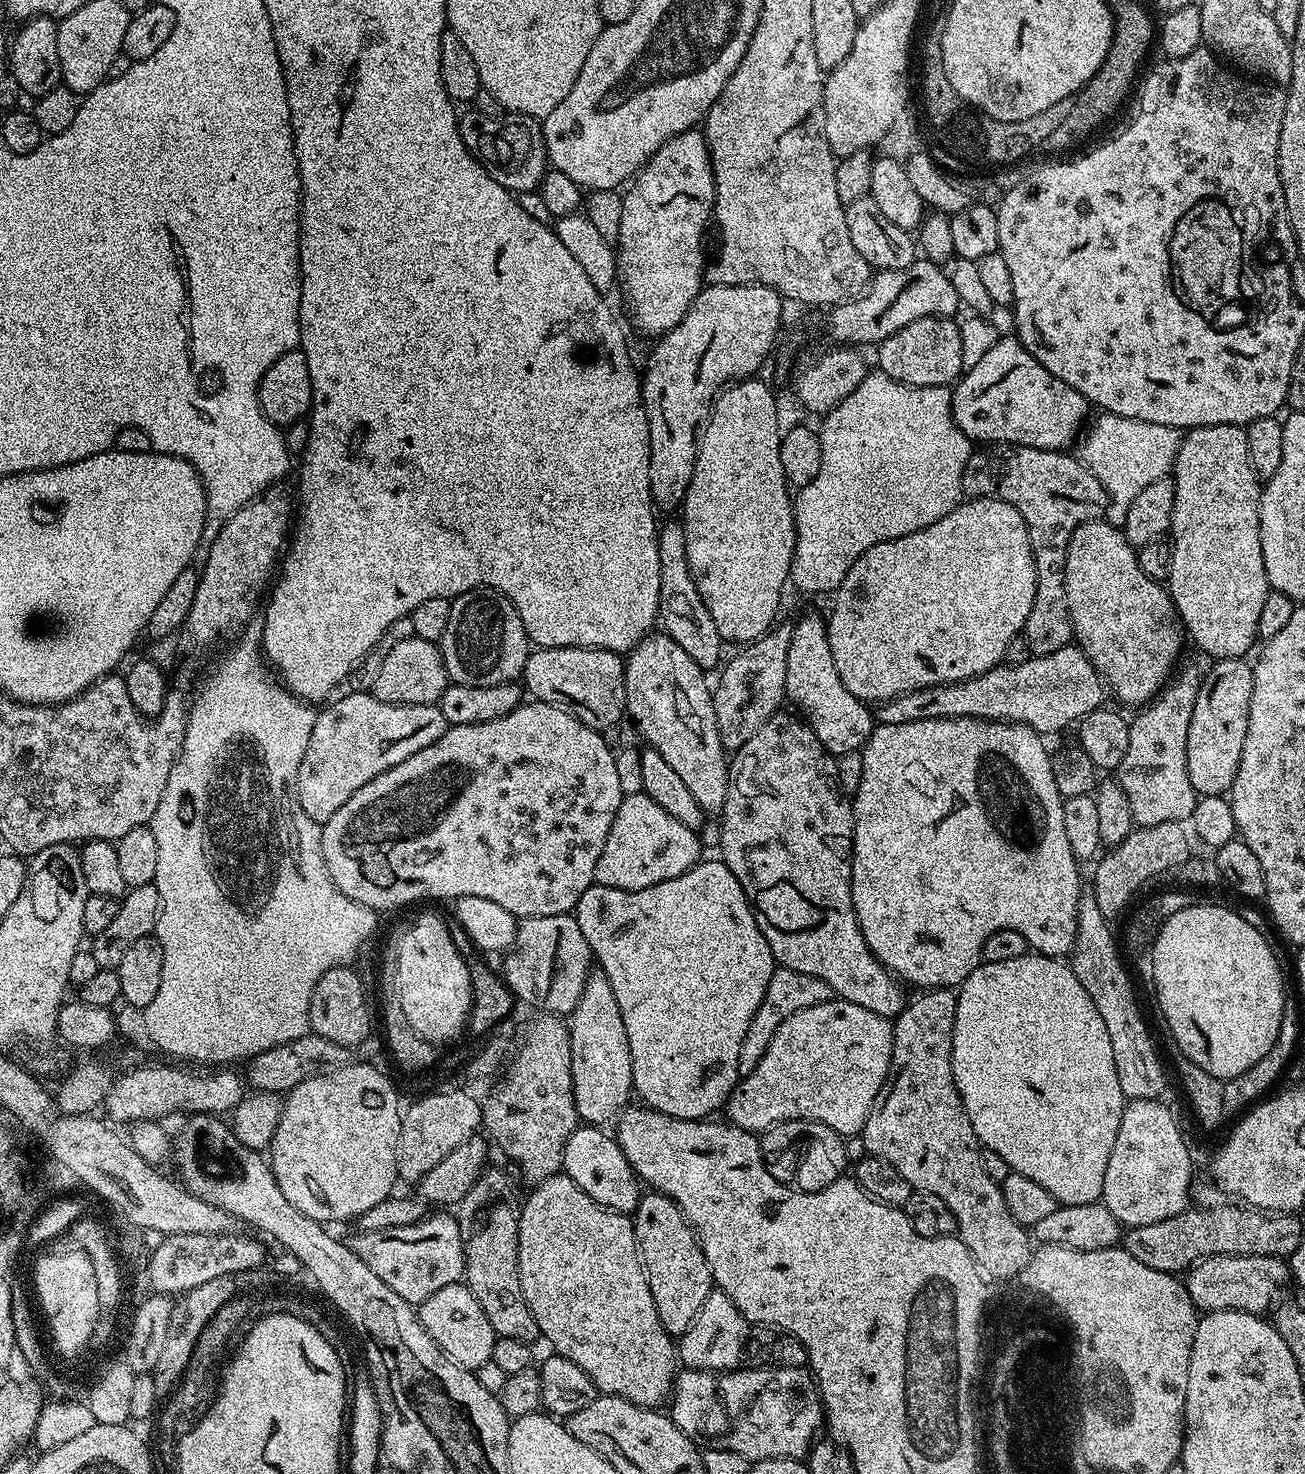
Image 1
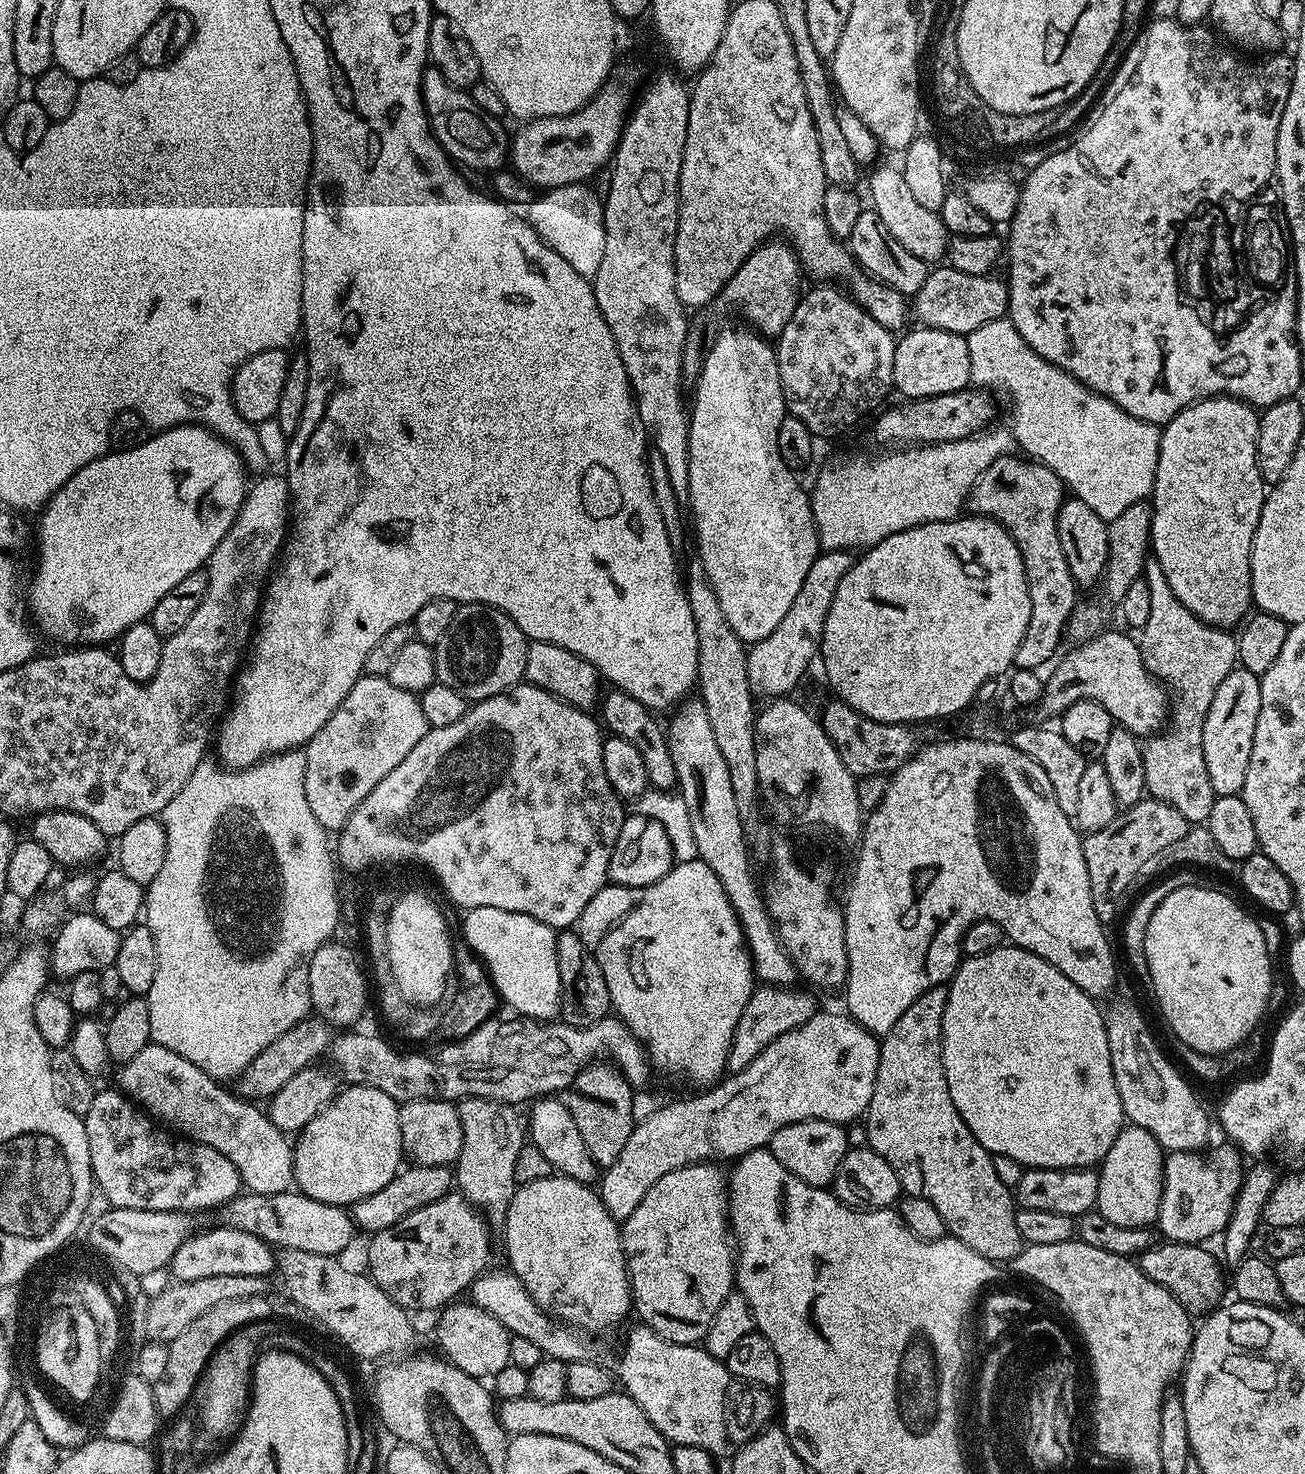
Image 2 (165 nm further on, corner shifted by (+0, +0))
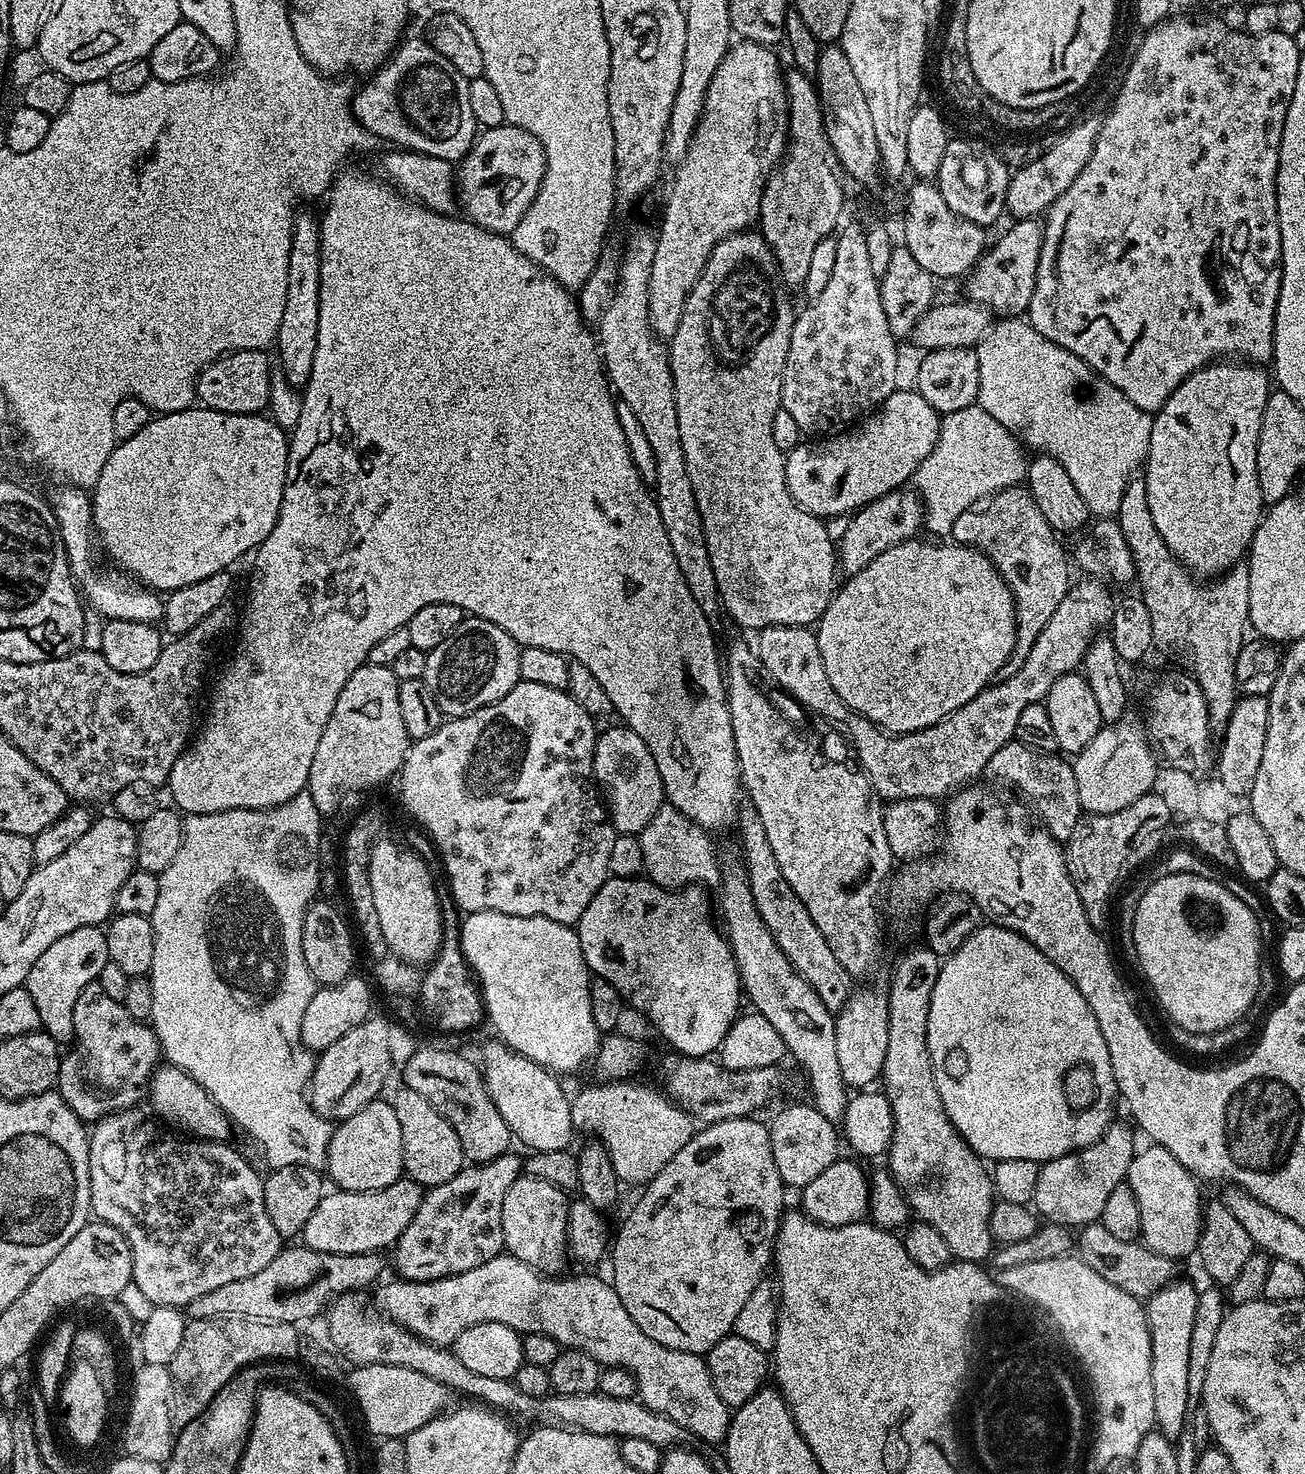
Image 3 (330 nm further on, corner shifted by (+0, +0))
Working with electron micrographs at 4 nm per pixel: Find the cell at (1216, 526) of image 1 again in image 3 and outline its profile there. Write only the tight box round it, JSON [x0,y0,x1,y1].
[1142,362,1270,578]

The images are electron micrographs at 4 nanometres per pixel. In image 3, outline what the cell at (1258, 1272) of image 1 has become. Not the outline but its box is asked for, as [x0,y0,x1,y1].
[1078,1222,1174,1298]

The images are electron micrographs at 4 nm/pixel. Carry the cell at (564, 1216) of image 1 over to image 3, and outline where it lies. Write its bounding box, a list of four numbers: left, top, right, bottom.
[502,1175,570,1274]

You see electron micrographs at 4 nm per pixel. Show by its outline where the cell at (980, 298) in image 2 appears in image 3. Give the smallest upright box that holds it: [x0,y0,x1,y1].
[967,218,1044,318]

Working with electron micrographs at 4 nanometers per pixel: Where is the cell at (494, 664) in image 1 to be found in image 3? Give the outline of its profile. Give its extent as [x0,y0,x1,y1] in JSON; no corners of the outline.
[424,616,521,717]

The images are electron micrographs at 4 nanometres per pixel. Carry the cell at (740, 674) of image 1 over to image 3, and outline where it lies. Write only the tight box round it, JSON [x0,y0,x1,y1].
[838,490,924,577]

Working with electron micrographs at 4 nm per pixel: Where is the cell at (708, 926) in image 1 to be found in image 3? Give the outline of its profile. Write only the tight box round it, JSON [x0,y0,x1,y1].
[574,876,742,1058]

